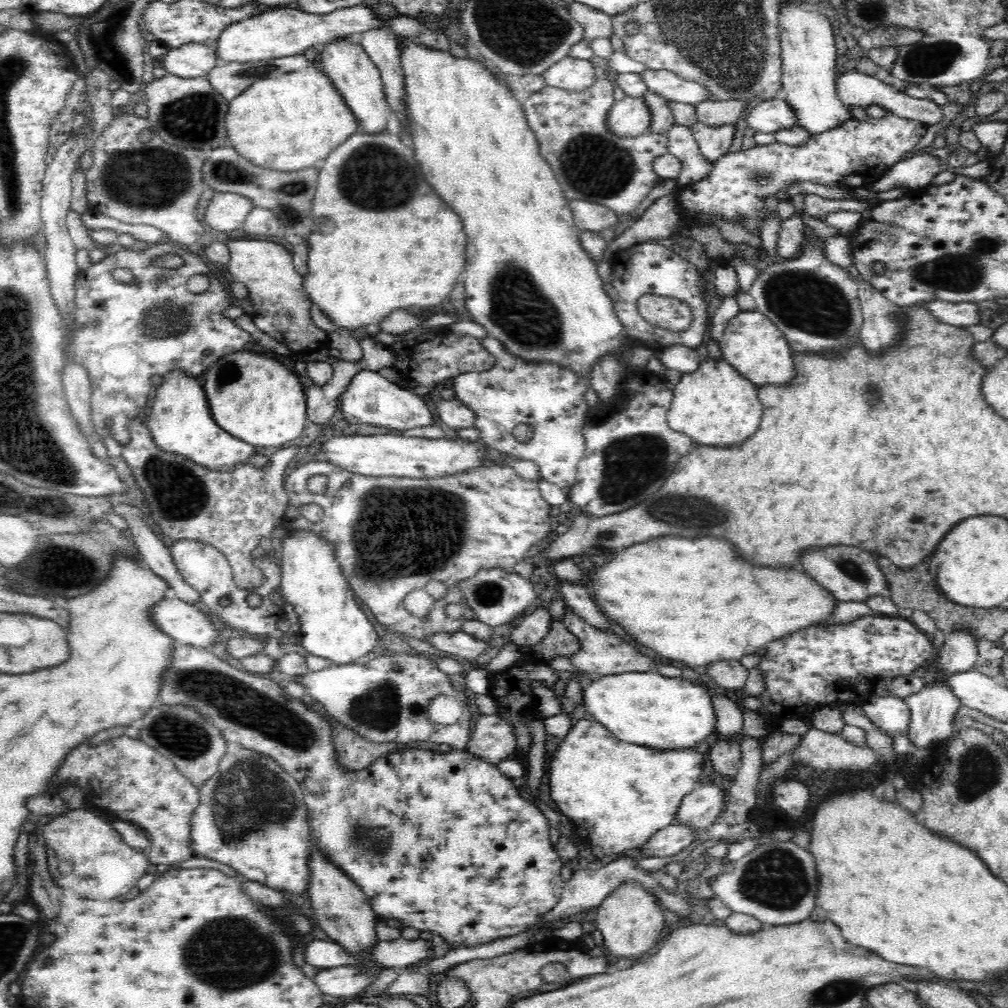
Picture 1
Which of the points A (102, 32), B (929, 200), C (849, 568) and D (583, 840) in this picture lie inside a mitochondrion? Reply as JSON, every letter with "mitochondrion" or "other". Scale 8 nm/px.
{"A":"mitochondrion","B":"other","C":"mitochondrion","D":"other"}

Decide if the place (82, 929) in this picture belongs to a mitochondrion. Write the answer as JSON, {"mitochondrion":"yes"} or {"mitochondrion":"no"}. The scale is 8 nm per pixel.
{"mitochondrion":"no"}

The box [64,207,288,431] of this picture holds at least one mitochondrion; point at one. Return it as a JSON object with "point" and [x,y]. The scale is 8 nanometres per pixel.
{"point":[163,319]}

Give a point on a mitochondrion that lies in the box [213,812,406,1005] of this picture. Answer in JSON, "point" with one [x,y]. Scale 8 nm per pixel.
{"point":[365,840]}

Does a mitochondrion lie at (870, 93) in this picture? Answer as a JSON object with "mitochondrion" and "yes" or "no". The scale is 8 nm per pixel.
{"mitochondrion":"no"}

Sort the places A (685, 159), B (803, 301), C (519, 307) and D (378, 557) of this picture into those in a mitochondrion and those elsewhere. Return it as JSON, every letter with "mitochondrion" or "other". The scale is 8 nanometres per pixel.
{"A":"other","B":"mitochondrion","C":"mitochondrion","D":"mitochondrion"}

